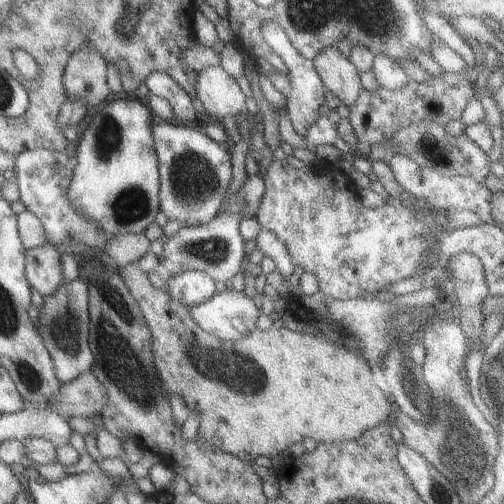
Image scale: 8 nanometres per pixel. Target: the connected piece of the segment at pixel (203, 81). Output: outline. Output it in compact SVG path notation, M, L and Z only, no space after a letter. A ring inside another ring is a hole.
M219 65L198 70L195 75L194 89L197 100L203 104L211 121L220 122L221 118L225 118L229 122L245 108L245 95L239 89L235 79L231 78Z

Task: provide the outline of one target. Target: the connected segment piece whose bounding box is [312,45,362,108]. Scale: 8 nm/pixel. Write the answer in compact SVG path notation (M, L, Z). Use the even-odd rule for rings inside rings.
M332 45L321 49L312 58L312 63L326 90L341 104L351 108L362 87L358 72L349 59L343 57L337 47Z

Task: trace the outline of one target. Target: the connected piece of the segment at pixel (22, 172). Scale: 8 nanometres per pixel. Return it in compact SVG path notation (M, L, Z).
M31 149L16 154L12 169L18 200L23 203L25 210L39 219L47 243L54 246L69 240L96 250L101 249L113 237L112 234L103 232L93 219L77 214L66 195L75 165L76 158L70 150Z

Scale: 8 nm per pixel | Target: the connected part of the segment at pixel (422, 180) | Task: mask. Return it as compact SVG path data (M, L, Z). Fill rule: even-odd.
M389 155L386 159L395 182L411 197L425 200L429 207L434 209L462 209L471 210L480 218L481 223L493 223L490 213L490 198L492 193L483 182L477 182L471 177L451 175L444 168L437 165L419 166L410 158L403 155Z

